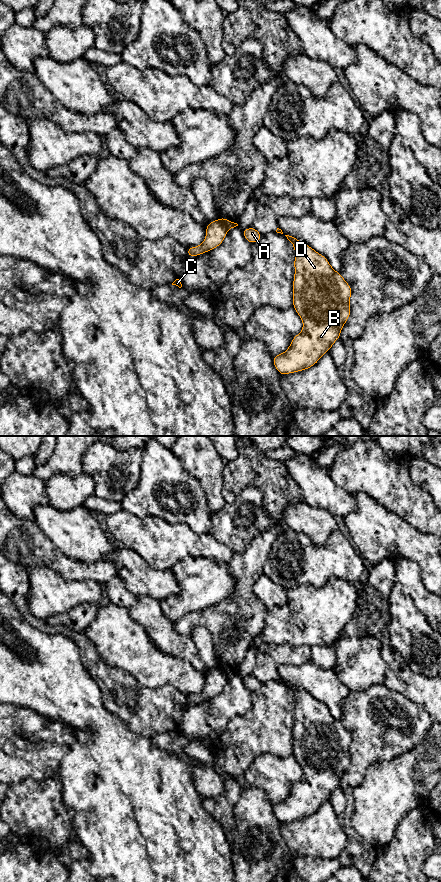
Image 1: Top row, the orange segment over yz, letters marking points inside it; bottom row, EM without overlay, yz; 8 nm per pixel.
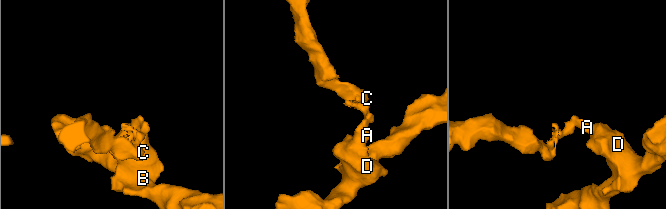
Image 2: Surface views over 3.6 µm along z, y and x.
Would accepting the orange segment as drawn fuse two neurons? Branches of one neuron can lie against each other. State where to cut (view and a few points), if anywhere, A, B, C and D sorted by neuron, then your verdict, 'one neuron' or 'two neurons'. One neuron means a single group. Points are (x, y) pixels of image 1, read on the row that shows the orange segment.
cut in yz along (219, 219), (228, 229); A B D / C; two neurons

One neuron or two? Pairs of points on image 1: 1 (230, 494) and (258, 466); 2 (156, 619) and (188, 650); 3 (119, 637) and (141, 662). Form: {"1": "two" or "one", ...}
{"1": "one", "2": "one", "3": "one"}

